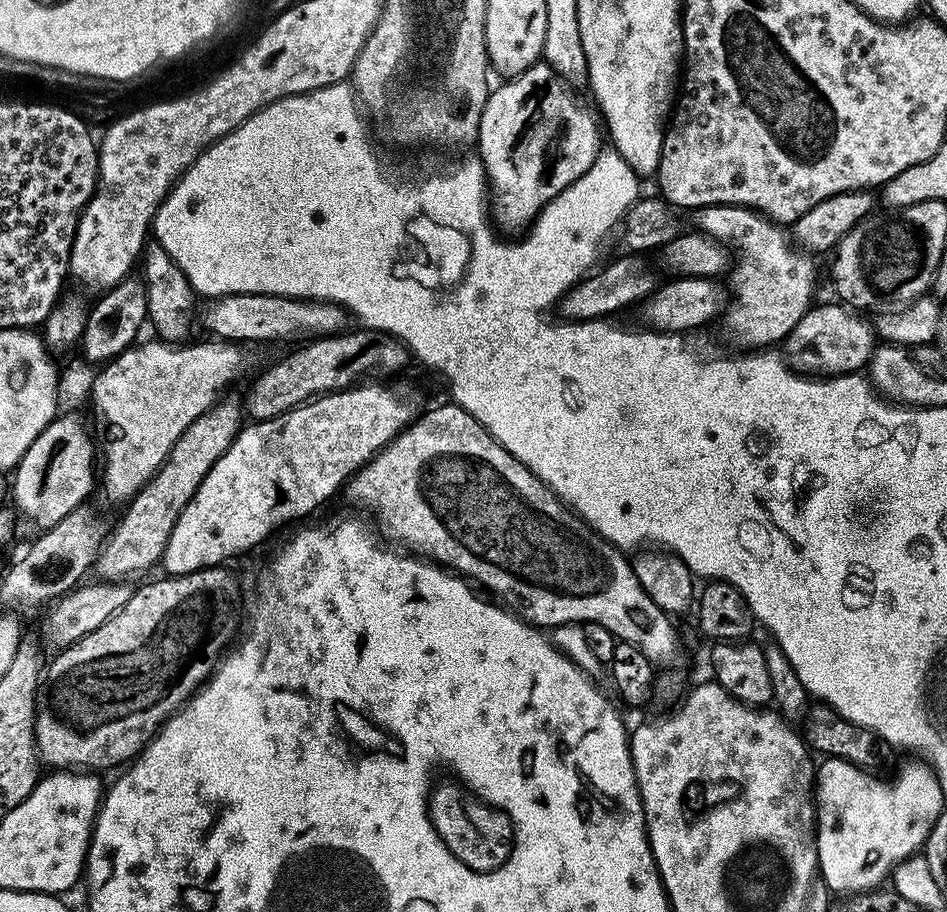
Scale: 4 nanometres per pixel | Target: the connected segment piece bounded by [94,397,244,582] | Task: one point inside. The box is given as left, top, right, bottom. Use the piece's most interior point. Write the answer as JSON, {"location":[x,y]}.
{"location":[140,538]}

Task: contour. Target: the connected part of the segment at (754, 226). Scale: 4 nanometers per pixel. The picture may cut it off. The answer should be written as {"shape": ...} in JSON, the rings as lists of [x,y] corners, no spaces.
{"shape":[[[710,204],[695,209],[695,227],[707,236],[727,242],[736,253],[734,263],[730,268],[730,299],[723,313],[722,321],[728,327],[728,332],[737,340],[752,350],[760,350],[765,346],[776,346],[787,340],[788,336],[802,322],[808,309],[813,307],[812,291],[816,288],[816,264],[811,255],[805,254],[790,239],[789,233],[775,220],[769,220],[755,208],[743,208],[740,204]]]}

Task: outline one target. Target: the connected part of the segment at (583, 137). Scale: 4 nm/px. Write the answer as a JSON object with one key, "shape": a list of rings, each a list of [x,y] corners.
{"shape":[[[537,62],[524,72],[504,81],[505,84],[500,84],[497,88],[495,85],[489,91],[488,101],[482,110],[478,159],[484,164],[488,177],[490,212],[495,223],[501,229],[524,230],[540,215],[540,209],[545,208],[558,193],[569,188],[578,178],[582,178],[586,170],[590,170],[602,151],[602,128],[598,123],[597,113],[591,107],[583,108],[579,98],[575,96],[577,93],[567,81],[544,62]]]}

